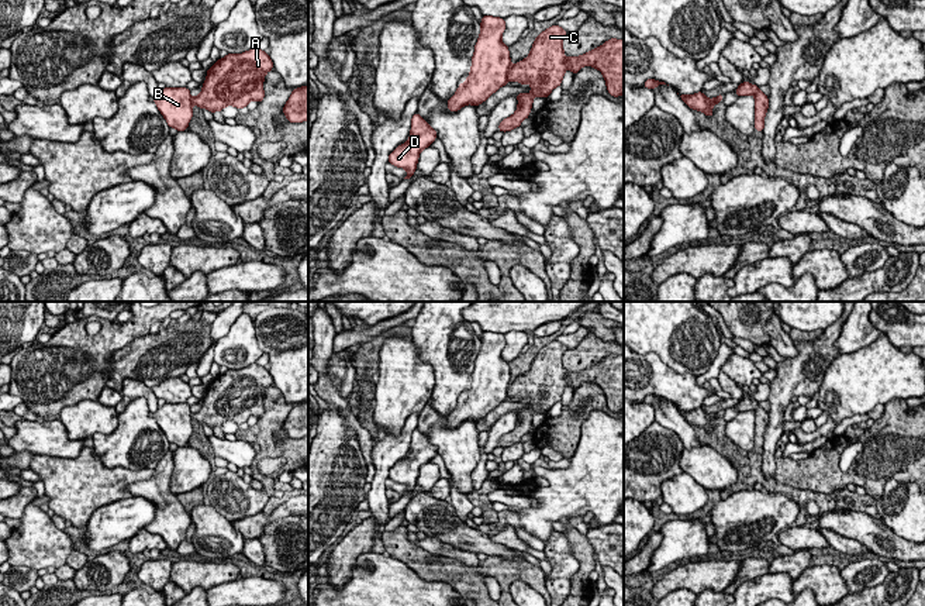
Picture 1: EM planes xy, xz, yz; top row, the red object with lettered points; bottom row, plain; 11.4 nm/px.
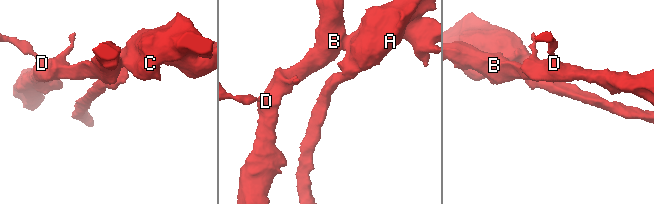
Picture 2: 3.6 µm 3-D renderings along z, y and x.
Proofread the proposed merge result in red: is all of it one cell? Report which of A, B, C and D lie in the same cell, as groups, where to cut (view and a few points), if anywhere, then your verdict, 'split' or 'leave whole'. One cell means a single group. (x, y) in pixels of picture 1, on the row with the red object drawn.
A C / B D | xz (510, 66), (507, 79) | split

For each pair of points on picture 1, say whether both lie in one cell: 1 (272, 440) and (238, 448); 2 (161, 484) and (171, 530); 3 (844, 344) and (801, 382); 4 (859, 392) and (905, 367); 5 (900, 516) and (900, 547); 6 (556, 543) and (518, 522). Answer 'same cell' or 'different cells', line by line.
1: different cells
2: same cell
3: different cells
4: same cell
5: different cells
6: different cells

